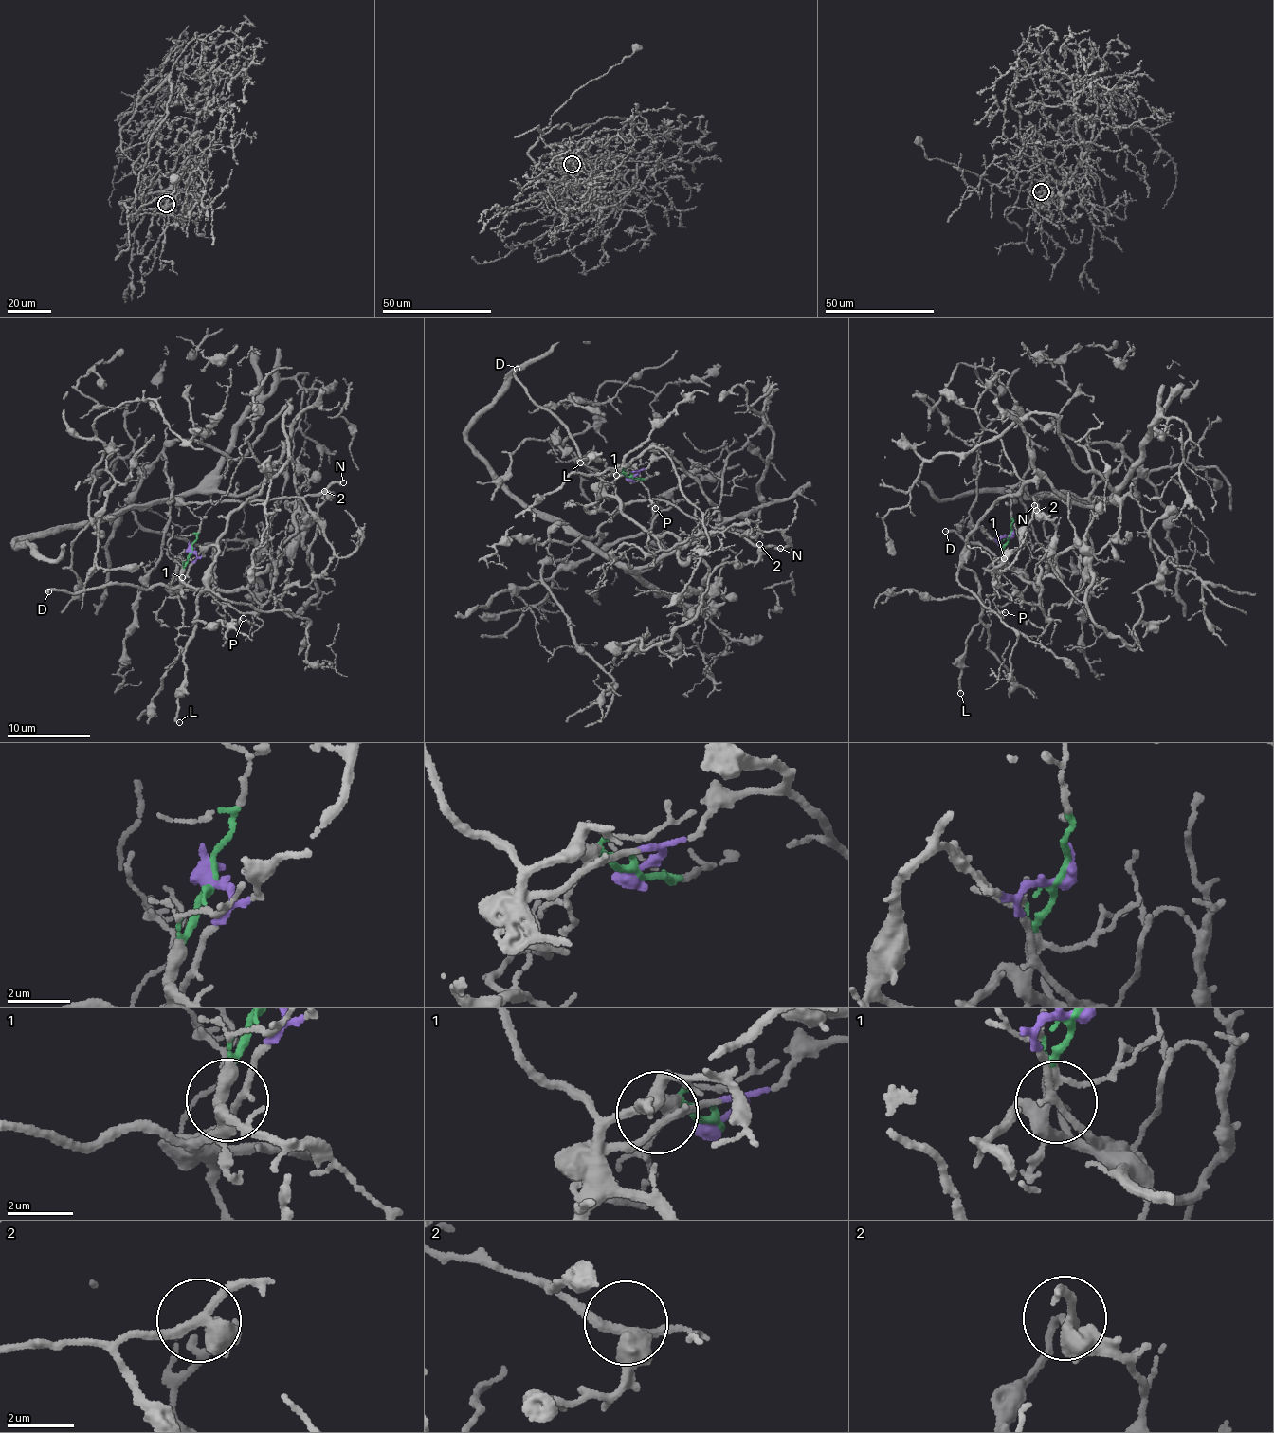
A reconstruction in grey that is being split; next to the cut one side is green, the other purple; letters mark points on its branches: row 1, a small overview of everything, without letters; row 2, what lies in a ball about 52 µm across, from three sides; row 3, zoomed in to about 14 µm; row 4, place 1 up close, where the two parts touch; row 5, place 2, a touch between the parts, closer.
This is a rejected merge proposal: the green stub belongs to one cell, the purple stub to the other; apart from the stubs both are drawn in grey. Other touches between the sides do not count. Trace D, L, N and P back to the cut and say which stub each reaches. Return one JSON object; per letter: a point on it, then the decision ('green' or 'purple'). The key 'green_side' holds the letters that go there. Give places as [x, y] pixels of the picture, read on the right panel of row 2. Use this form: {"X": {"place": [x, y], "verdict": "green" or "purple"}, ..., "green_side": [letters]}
{"D": {"place": [945, 531], "verdict": "green"}, "L": {"place": [960, 693], "verdict": "purple"}, "N": {"place": [1034, 505], "verdict": "purple"}, "P": {"place": [1005, 612], "verdict": "green"}, "green_side": ["D", "P"]}

